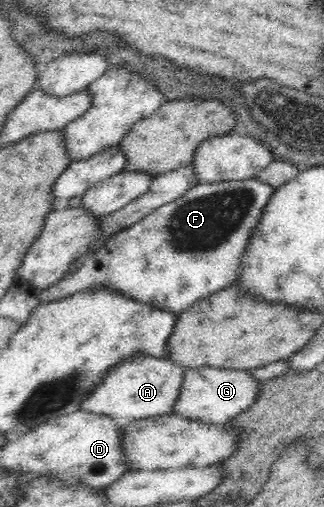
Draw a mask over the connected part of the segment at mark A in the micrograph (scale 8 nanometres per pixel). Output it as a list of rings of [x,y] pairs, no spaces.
[[[146,353],[126,357],[108,370],[93,392],[81,402],[79,410],[129,420],[171,414],[172,407],[179,399],[184,373],[183,367],[167,358],[152,357]]]

